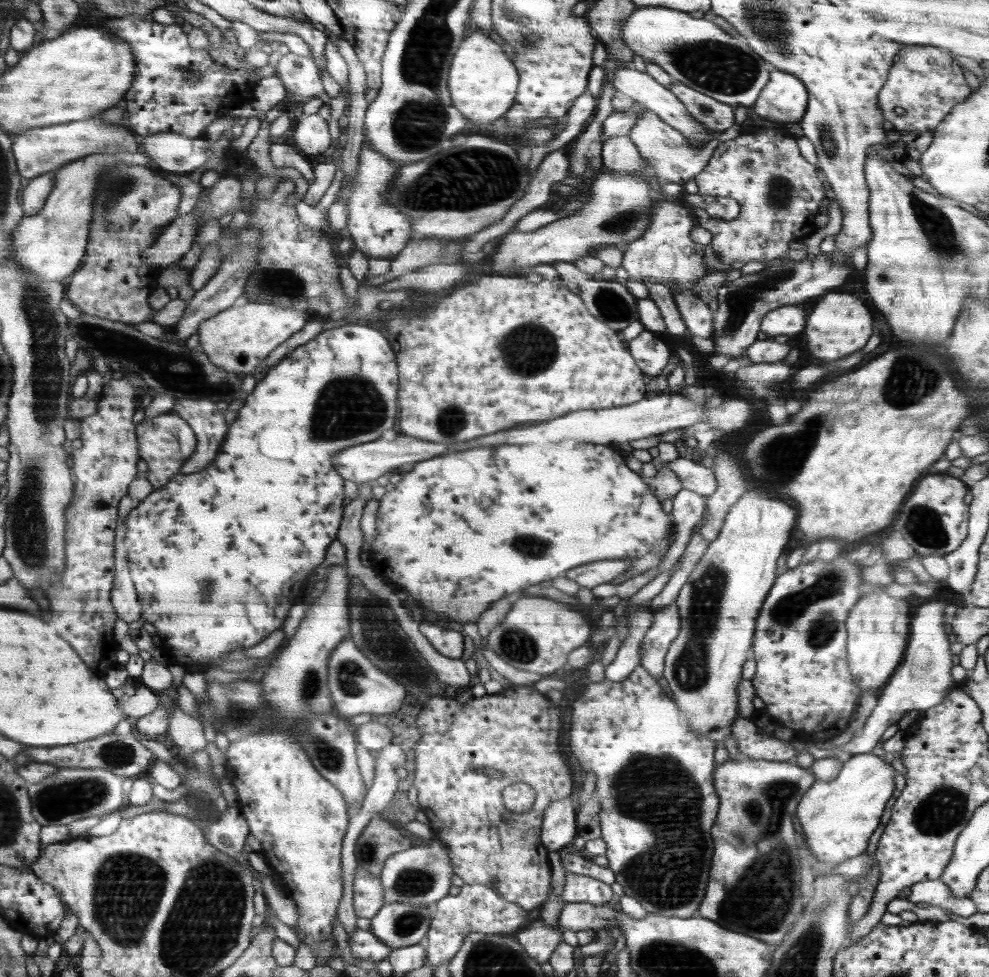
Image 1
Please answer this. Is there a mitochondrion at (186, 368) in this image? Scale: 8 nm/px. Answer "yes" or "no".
yes

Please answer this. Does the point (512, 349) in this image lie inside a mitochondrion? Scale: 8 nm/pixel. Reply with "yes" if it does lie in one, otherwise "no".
yes

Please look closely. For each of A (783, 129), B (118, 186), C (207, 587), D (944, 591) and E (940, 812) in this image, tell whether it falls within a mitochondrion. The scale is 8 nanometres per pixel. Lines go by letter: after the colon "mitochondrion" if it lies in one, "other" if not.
A: other
B: mitochondrion
C: mitochondrion
D: other
E: mitochondrion

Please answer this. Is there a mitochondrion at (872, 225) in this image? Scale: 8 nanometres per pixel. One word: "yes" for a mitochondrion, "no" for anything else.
no

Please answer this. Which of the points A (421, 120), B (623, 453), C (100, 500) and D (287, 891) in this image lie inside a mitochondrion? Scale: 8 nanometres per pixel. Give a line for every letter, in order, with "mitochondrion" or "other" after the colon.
A: mitochondrion
B: other
C: mitochondrion
D: other

